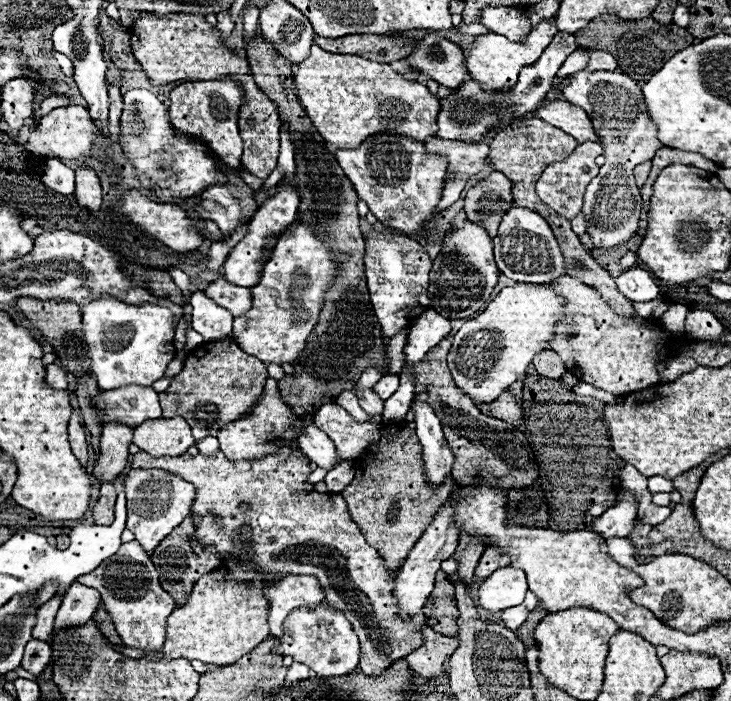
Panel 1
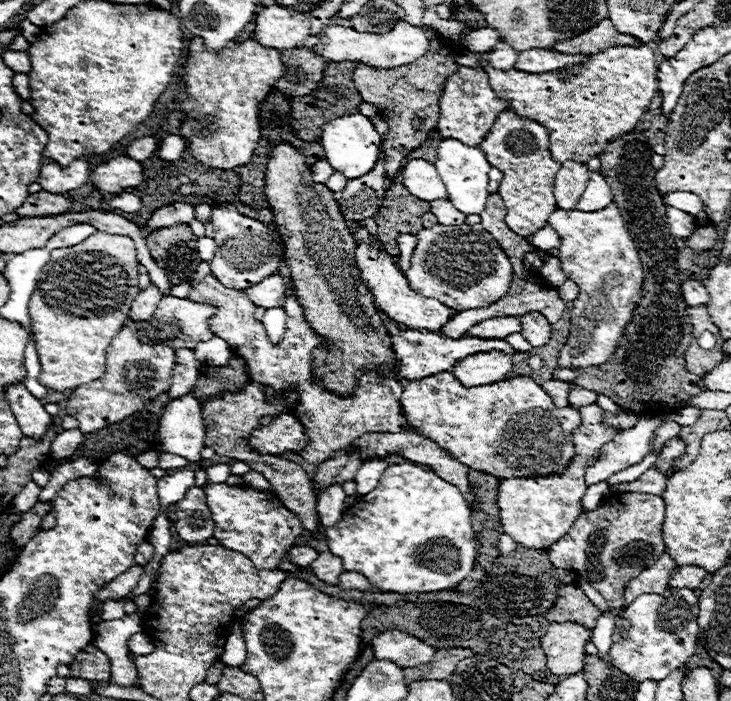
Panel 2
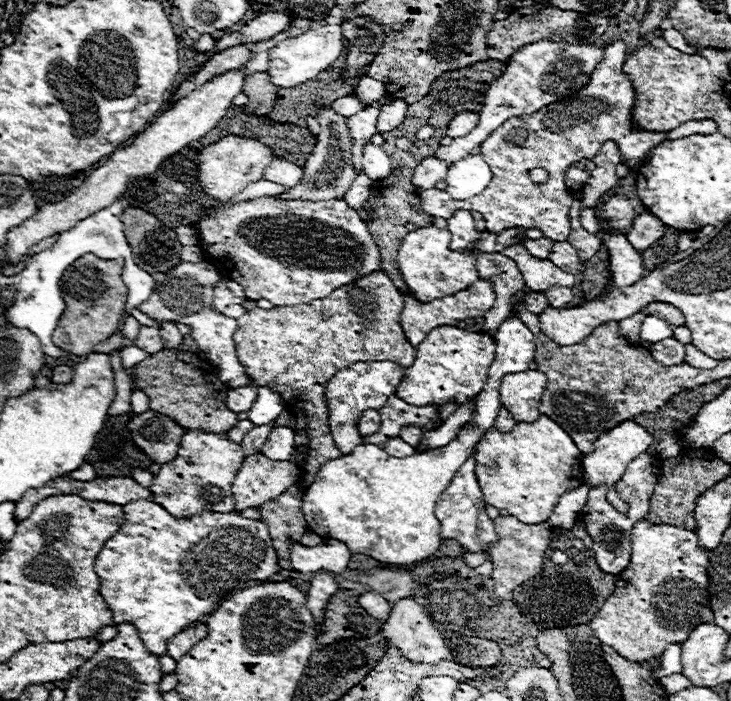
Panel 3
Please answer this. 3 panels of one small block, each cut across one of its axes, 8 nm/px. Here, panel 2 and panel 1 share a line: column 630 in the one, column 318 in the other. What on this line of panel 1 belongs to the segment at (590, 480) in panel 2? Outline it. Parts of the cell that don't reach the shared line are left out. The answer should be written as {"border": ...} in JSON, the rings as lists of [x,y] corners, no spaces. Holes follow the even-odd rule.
{"border":[[[308,424],[300,436],[298,436],[298,446],[300,450],[304,450],[304,454],[316,462],[320,468],[334,468],[340,460],[336,458],[336,450],[334,450],[334,444],[332,440],[312,424]]]}

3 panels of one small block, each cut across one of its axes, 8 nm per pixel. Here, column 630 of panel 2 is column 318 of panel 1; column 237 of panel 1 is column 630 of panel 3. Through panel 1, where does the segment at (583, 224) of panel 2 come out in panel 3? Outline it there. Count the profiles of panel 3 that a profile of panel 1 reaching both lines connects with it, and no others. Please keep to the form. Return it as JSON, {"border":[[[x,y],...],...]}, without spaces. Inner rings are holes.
{"border":[[[640,310],[638,314],[634,314],[634,316],[626,318],[626,320],[622,320],[622,322],[620,322],[620,336],[624,336],[630,344],[640,344],[640,346],[644,346],[644,348],[650,348],[652,344],[646,344],[646,342],[642,342],[642,340],[638,338],[640,320],[642,320],[644,316],[646,316],[646,310]]]}

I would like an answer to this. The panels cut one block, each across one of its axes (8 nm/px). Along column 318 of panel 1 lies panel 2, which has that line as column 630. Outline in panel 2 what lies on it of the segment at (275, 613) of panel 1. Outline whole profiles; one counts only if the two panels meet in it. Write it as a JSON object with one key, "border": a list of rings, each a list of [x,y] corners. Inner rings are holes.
{"border":[[[664,552],[654,566],[644,570],[626,586],[626,606],[634,598],[638,598],[638,594],[664,594],[674,570],[676,570],[674,558],[668,552]]]}

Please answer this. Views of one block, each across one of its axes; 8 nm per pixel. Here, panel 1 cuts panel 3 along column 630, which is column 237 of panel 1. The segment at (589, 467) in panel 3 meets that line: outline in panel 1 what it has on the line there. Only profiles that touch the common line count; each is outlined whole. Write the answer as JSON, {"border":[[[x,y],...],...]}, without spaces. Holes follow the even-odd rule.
{"border":[[[268,378],[264,392],[262,392],[262,400],[254,408],[254,414],[240,418],[240,420],[234,420],[230,424],[224,424],[216,436],[220,440],[220,450],[226,454],[228,460],[232,460],[232,462],[256,460],[256,458],[270,454],[272,450],[278,450],[280,446],[288,446],[290,450],[298,450],[298,446],[296,446],[298,430],[302,430],[310,422],[312,422],[310,418],[300,418],[300,420],[294,418],[290,408],[282,404],[282,398],[276,390],[276,380]]]}

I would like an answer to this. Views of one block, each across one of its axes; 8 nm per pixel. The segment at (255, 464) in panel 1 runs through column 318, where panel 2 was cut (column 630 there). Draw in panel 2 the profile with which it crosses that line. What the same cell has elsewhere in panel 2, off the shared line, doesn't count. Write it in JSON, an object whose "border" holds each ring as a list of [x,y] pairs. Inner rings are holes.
{"border":[[[624,492],[610,494],[596,510],[584,512],[564,538],[550,546],[548,558],[554,566],[580,572],[596,588],[610,608],[624,606],[626,584],[664,554],[662,540],[664,500],[654,494]],[[646,498],[646,500],[640,500]],[[598,562],[602,568],[598,568]]]}

